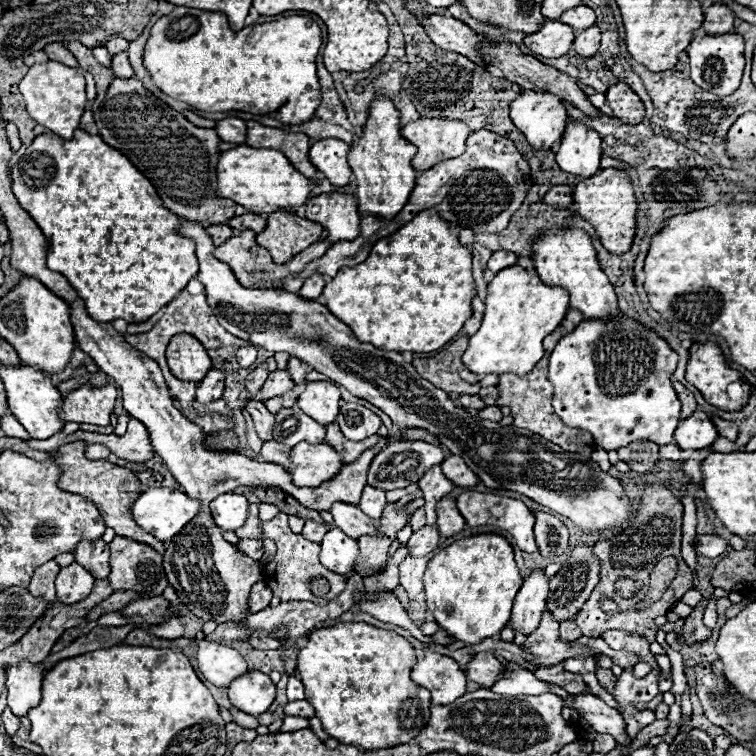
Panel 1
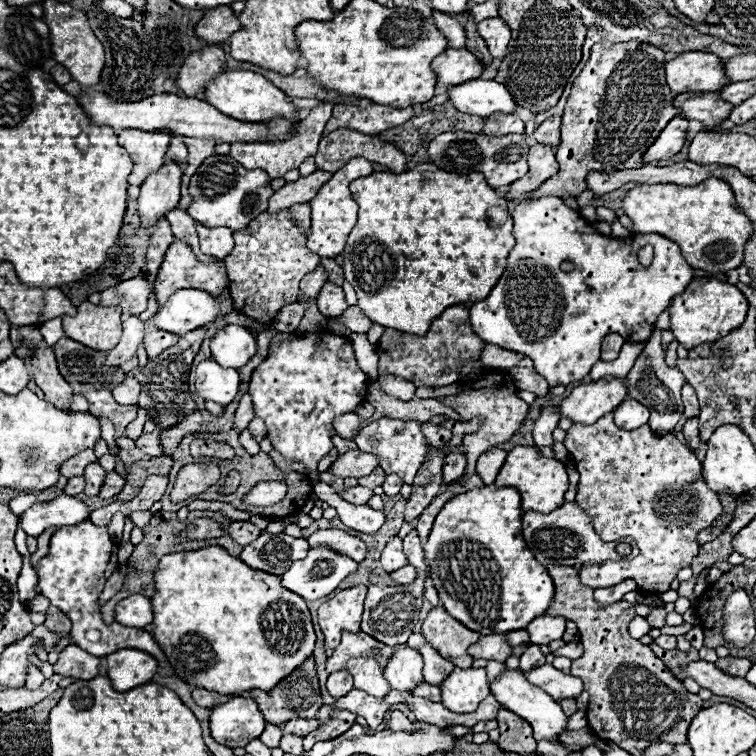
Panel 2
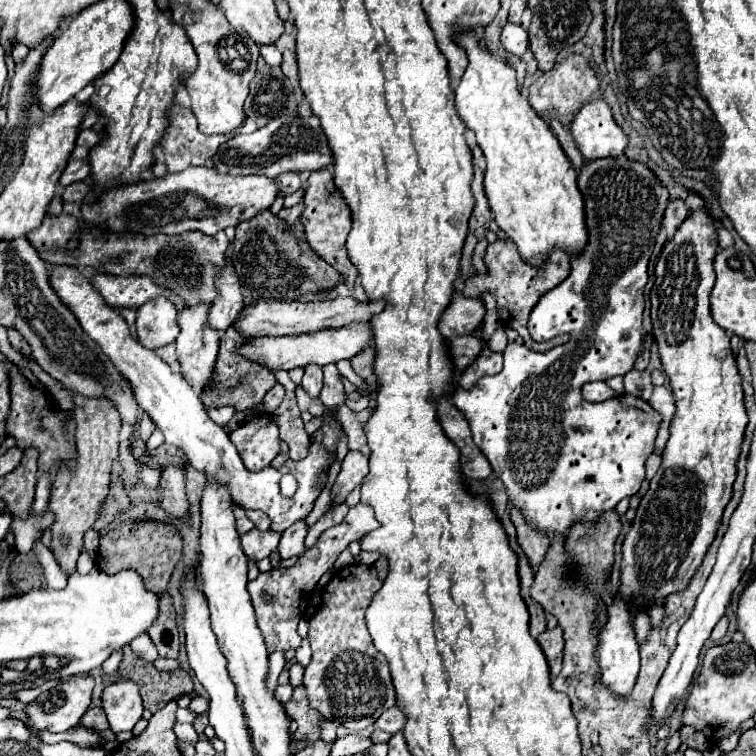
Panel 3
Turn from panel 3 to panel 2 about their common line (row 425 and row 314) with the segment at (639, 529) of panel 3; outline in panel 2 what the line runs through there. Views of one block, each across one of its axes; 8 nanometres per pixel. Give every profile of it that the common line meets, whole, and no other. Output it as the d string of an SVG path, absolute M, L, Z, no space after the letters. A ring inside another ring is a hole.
M694 278L684 294L676 296L670 304L670 330L674 332L676 340L684 348L696 348L700 344L712 344L724 336L728 336L734 328L744 322L748 312L746 296L732 284L720 282L714 278Z

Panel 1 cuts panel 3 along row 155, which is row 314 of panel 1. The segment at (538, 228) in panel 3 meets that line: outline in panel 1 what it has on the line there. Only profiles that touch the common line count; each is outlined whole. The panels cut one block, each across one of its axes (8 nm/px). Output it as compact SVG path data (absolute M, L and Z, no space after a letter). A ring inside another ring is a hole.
M516 264L496 274L496 278L488 284L488 300L484 304L486 310L482 326L468 338L468 350L462 354L462 364L480 376L526 376L544 356L542 340L564 320L568 312L568 294L562 288L546 286L534 272Z

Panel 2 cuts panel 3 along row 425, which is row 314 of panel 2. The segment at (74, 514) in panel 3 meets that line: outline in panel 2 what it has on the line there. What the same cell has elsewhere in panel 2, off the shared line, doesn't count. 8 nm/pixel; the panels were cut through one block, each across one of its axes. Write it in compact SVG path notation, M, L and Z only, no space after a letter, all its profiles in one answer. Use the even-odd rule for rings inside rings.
M86 300L78 306L78 314L64 316L62 324L68 338L100 352L112 350L122 338L118 306L96 306Z

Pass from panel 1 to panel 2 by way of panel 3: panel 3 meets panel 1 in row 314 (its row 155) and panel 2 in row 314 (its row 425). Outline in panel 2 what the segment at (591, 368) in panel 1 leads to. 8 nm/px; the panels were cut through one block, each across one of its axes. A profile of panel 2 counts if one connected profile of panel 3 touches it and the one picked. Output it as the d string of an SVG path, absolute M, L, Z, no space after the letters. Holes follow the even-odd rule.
M544 196L536 202L520 202L514 210L514 238L516 238L516 248L510 252L508 256L508 264L506 264L506 270L502 274L502 278L498 280L498 284L494 286L494 290L490 292L490 296L482 302L476 302L472 308L470 308L470 326L474 330L474 334L488 342L488 344L494 344L494 346L500 346L504 350L512 350L512 352L518 352L518 354L526 354L528 358L534 360L534 366L538 370L538 374L542 374L550 386L558 386L558 384L570 384L570 382L576 382L576 380L582 380L584 376L590 374L590 368L594 362L598 362L600 358L600 344L602 344L602 338L610 332L618 332L626 342L648 342L652 330L654 330L654 322L656 318L670 306L672 298L682 294L686 290L686 286L690 284L690 280L694 278L694 270L684 262L684 258L680 258L680 248L674 244L674 242L668 242L668 238L660 238L658 234L634 234L634 236L628 236L628 238L622 238L622 240L616 240L616 238L606 238L602 234L598 234L590 222L586 222L576 210L568 208L560 198L556 196ZM646 244L652 244L654 246L654 260L648 268L644 268L640 262L638 262L638 250ZM564 260L570 260L576 264L576 268L572 272L562 272L560 270L560 264Z

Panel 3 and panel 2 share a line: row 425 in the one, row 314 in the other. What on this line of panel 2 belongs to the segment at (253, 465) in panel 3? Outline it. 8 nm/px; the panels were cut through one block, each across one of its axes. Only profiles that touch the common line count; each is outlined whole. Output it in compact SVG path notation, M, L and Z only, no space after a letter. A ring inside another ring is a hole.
M288 210L280 214L262 212L248 224L246 230L234 232L234 240L234 250L224 258L234 308L244 316L270 324L282 306L298 300L298 284L320 264L320 256L306 248L306 234L302 228L294 226Z

